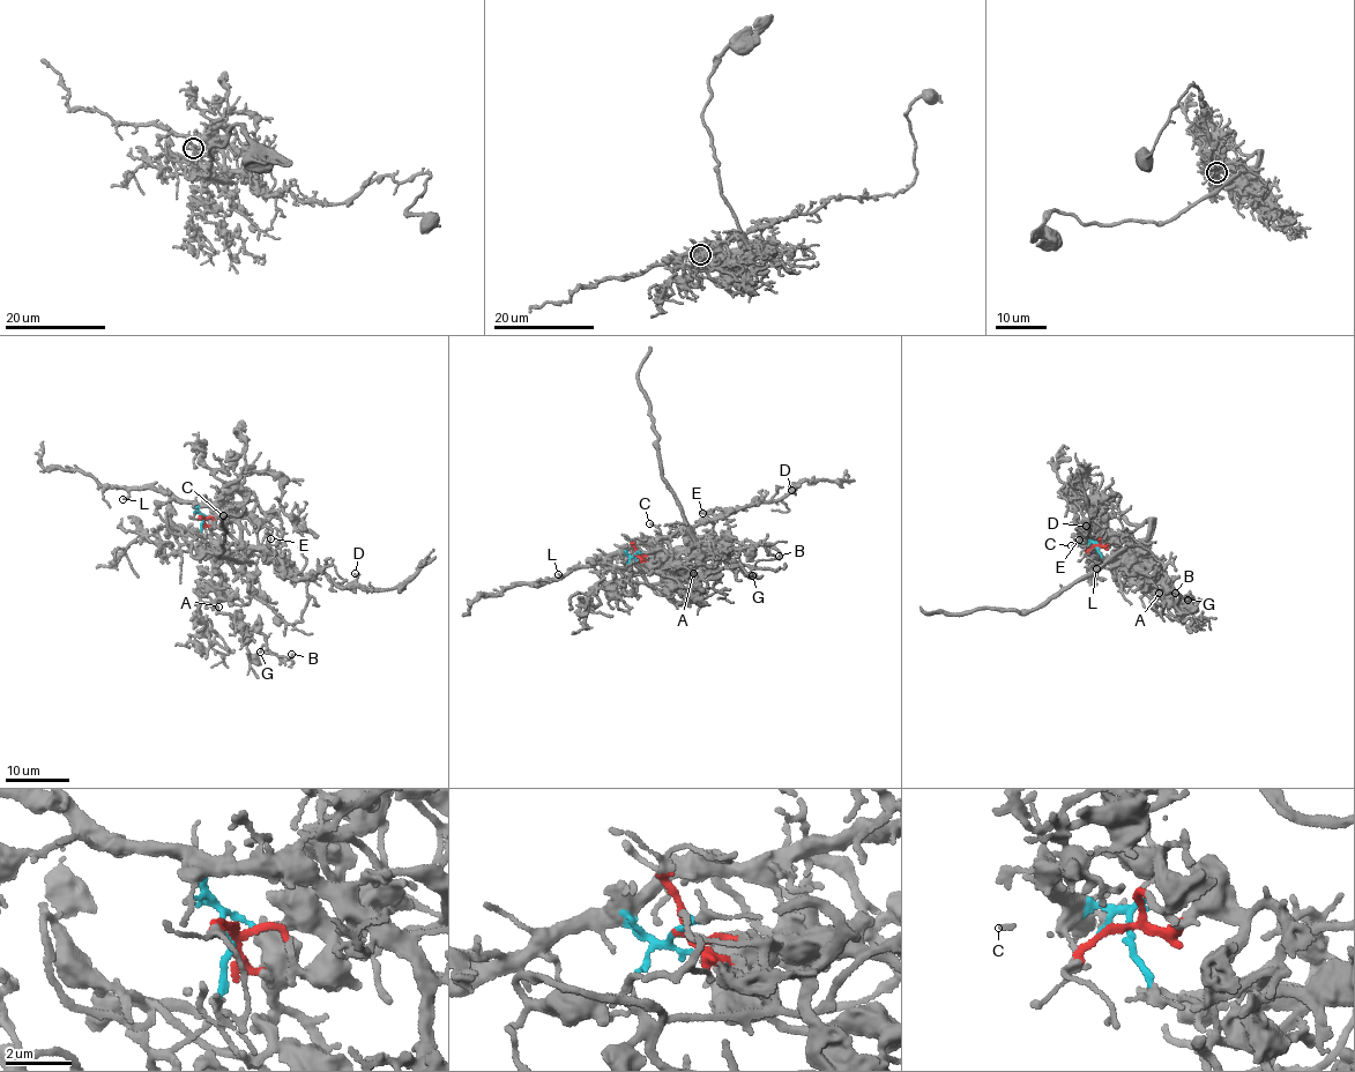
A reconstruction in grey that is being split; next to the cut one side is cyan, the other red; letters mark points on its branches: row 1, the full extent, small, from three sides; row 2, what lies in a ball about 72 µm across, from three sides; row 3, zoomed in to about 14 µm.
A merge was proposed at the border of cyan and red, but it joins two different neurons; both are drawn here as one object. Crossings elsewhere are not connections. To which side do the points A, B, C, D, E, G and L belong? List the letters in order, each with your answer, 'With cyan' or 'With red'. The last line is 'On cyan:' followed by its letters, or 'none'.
A: With red
B: With red
C: With cyan
D: With cyan
E: With cyan
G: With red
L: With cyan
On cyan: C, D, E, L

